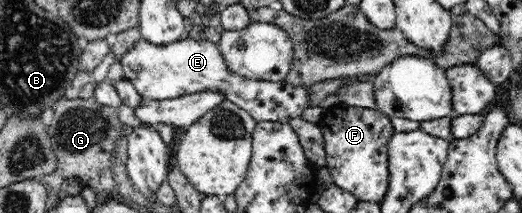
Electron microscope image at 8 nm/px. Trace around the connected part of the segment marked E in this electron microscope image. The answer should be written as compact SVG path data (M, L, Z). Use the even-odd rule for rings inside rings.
M186 35L177 42L155 45L141 37L119 61L124 72L123 80L131 82L141 97L153 101L177 98L204 90L217 91L225 95L225 100L246 110L256 121L280 123L301 117L301 112L311 107L309 86L291 86L284 80L271 82L237 76L225 64L218 44L207 39L195 40Z

